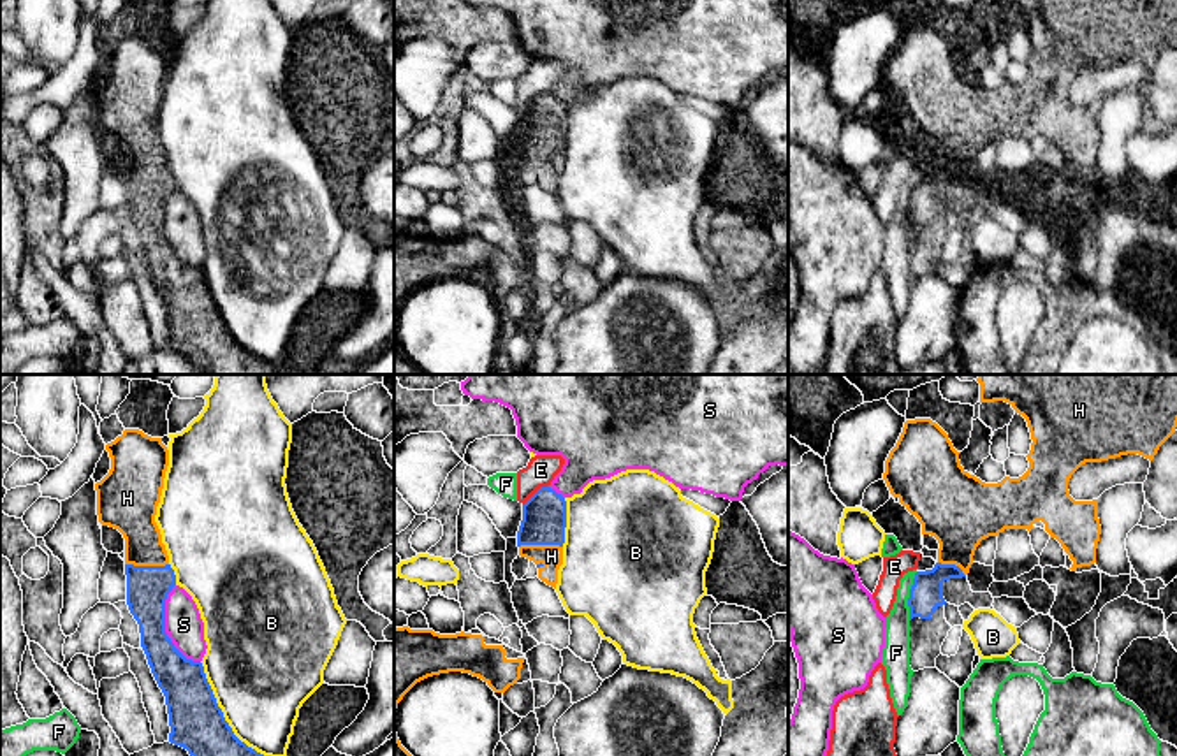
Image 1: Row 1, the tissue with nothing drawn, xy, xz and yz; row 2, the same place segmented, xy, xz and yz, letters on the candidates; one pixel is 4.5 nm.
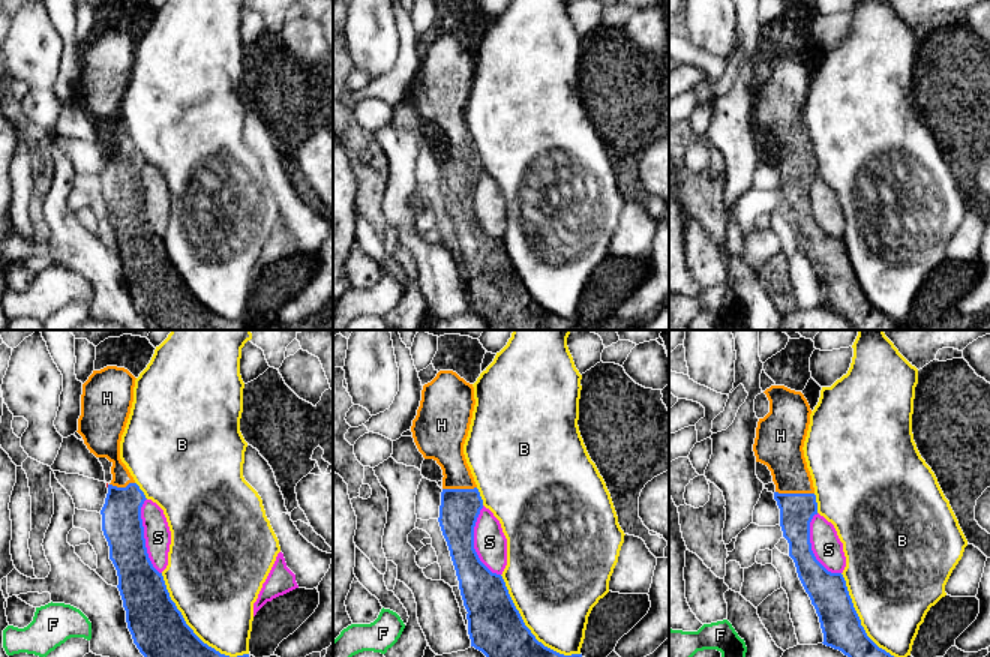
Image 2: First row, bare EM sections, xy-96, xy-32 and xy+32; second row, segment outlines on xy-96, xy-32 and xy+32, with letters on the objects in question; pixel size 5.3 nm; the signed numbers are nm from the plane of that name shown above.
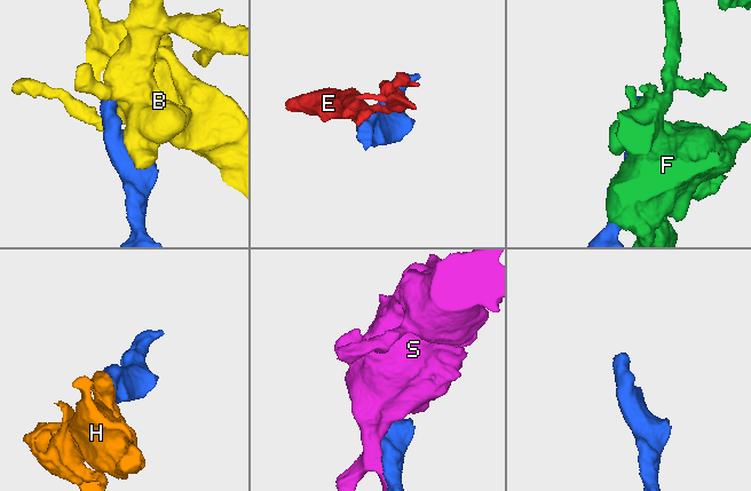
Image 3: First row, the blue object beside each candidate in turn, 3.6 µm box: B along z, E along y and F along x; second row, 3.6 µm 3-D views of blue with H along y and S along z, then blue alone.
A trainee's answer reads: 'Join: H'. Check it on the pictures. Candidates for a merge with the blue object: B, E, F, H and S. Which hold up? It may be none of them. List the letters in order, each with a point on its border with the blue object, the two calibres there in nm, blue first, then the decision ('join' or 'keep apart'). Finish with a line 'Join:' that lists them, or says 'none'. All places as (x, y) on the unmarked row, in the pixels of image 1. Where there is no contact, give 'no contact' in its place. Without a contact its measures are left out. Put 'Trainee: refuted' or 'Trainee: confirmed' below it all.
B: meets blue in xy at (227, 329); 260 nm thick on the blue side, 440 nm on the other; keep apart
E: meets blue in xz at (535, 99); 200 nm thick on the blue side, 140 nm on the other; keep apart
F: meets blue in yz at (910, 203); 160 nm thick on the blue side, 120 nm on the other; keep apart
H: meets blue in xy at (146, 173); 190 nm thick on the blue side, 200 nm on the other; join
S: meets blue in xy at (164, 234); 200 nm thick on the blue side, 170 nm on the other; keep apart
Join: H
Trainee: confirmed

